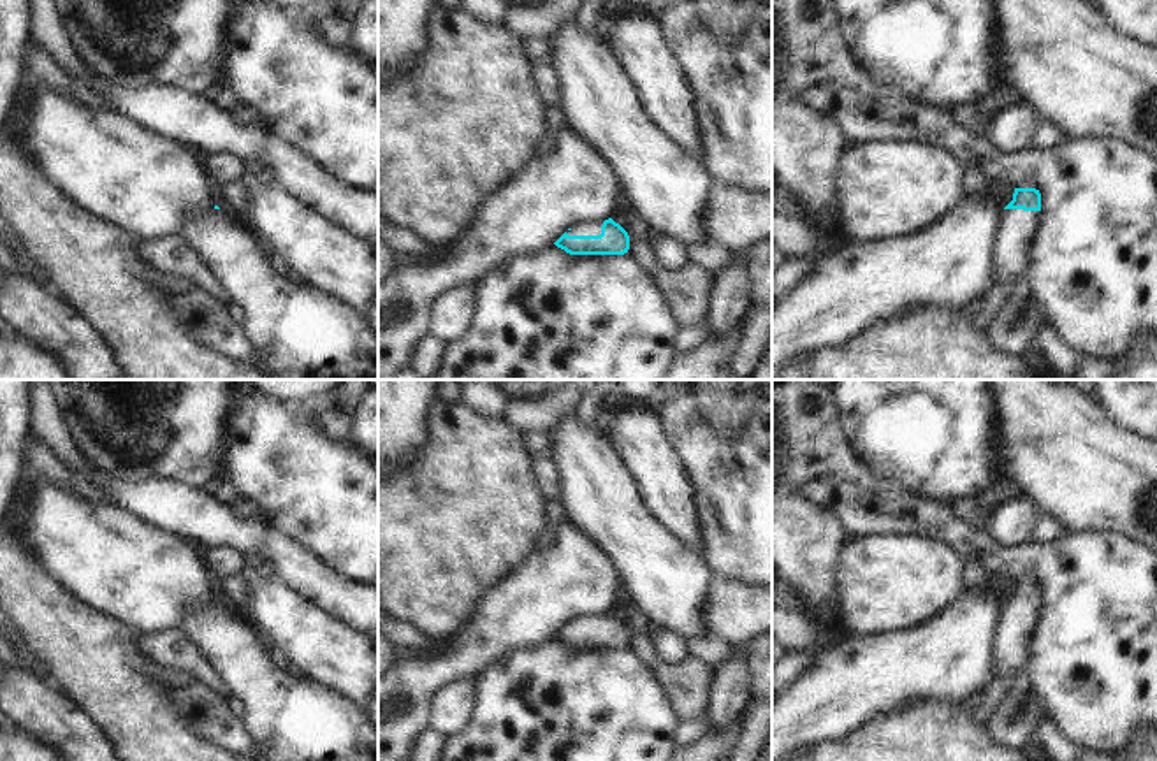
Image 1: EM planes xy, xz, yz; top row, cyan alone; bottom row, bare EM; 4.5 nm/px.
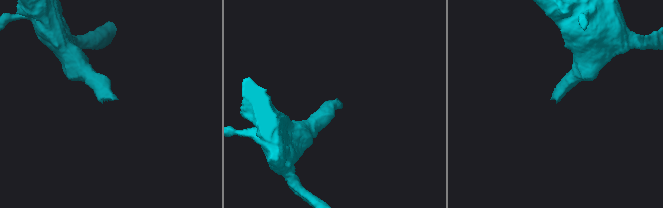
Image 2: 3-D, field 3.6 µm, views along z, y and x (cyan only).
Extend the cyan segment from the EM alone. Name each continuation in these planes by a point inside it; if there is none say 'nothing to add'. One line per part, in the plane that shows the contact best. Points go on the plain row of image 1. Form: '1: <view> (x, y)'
1: xz (584, 623)

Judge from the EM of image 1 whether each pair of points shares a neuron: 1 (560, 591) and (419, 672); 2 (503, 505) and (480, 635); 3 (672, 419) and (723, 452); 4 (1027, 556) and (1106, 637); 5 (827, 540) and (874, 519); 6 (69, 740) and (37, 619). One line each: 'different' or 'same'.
1: same
2: different
3: same
4: same
5: different
6: different

